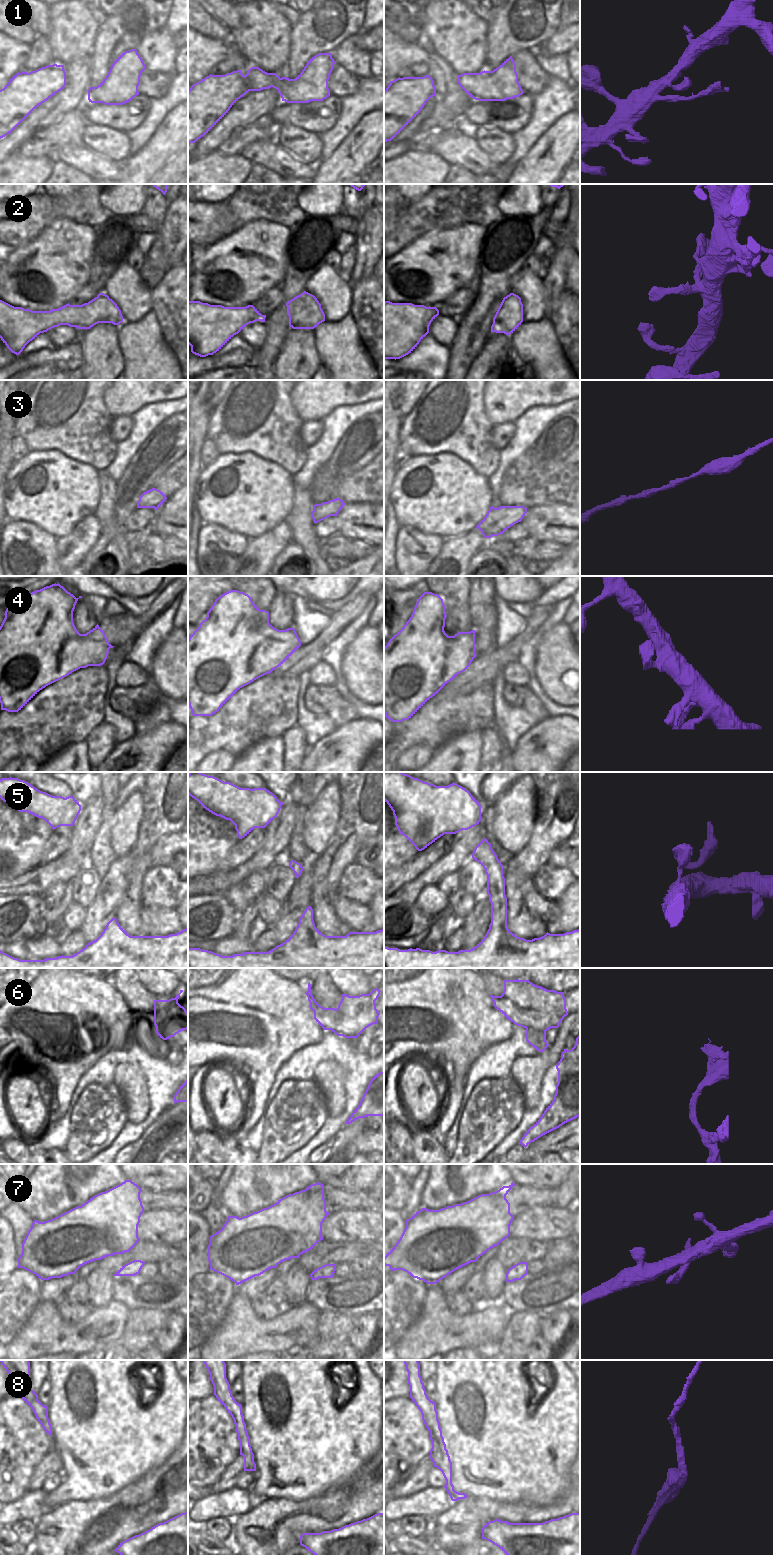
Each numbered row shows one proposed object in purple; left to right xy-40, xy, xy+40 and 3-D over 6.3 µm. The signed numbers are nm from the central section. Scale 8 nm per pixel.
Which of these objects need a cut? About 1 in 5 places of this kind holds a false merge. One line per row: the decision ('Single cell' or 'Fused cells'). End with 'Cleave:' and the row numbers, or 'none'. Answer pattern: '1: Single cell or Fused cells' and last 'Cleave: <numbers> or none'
1: Single cell
2: Single cell
3: Single cell
4: Single cell
5: Single cell
6: Fused cells
7: Single cell
8: Single cell
Cleave: 6.

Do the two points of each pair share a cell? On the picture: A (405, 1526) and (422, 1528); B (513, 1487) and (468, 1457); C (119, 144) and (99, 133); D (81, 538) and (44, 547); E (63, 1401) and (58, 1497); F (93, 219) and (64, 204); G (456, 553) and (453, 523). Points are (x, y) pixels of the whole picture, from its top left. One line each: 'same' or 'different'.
A: same
B: same
C: same
D: different
E: same
F: same
G: different

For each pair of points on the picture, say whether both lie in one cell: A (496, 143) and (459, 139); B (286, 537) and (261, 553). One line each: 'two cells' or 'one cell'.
A: two cells
B: one cell

